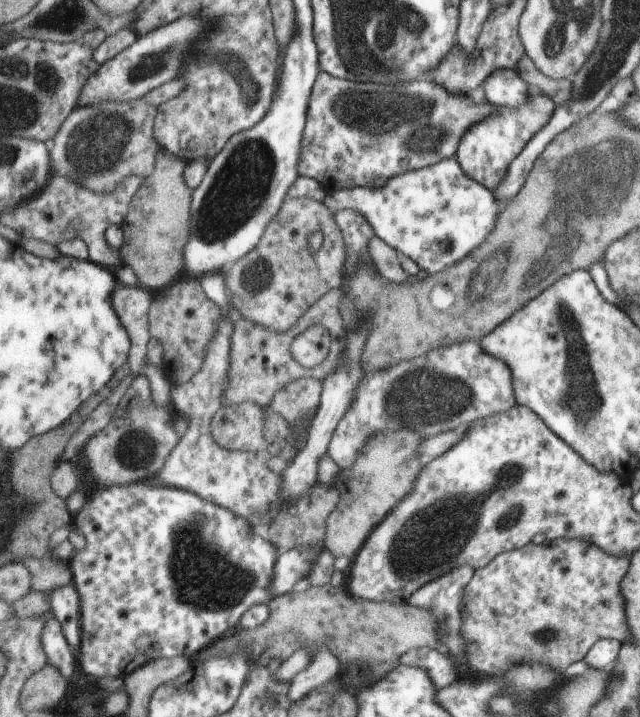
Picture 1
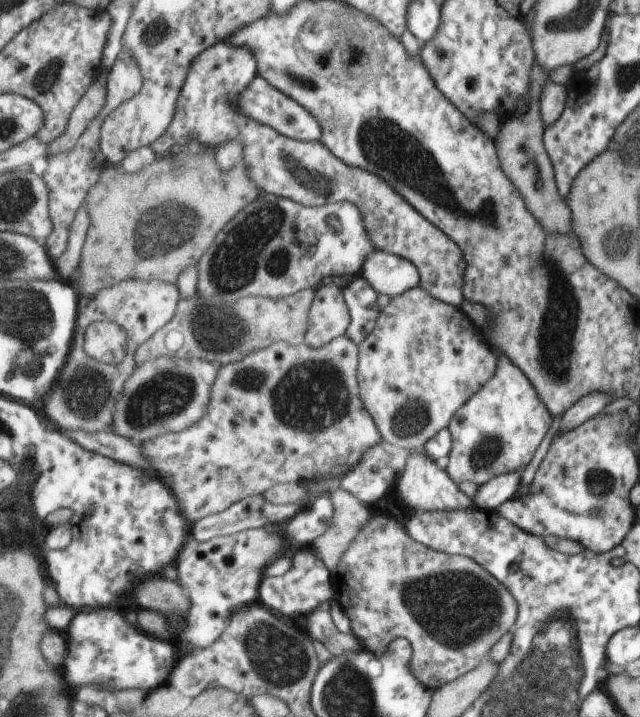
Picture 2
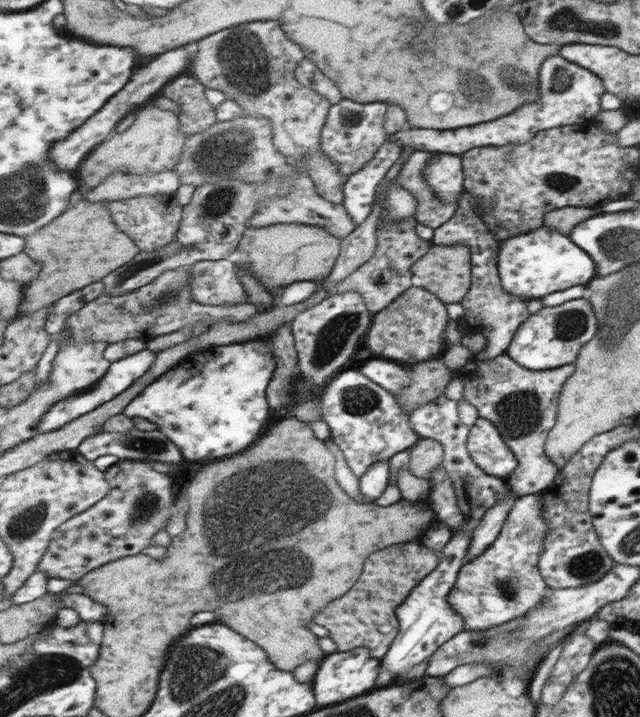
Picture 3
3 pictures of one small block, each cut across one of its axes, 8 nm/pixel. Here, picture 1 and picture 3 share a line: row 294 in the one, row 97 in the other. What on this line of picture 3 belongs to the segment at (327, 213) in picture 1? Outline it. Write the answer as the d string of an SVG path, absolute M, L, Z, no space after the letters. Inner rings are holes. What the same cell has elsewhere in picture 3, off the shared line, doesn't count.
M267 20L244 23L211 34L193 43L195 55L186 73L198 79L205 88L220 90L230 100L235 100L248 115L267 118L273 127L273 142L283 155L291 160L306 159L310 178L317 185L317 193L330 203L343 204L345 201L345 180L339 171L339 166L325 156L321 148L321 129L328 119L327 112L330 104L327 98L320 96L316 90L304 86L294 77L294 69L304 58L300 44L294 44L286 38L284 30L280 28L280 21Z

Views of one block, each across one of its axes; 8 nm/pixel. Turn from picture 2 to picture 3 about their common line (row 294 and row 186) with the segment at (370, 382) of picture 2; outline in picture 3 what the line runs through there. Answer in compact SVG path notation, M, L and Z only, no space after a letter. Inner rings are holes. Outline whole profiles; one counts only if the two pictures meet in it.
M414 151L400 167L400 172L395 177L395 182L402 188L409 190L414 199L418 200L418 208L414 219L418 223L432 229L445 225L446 221L454 218L457 213L458 203L442 203L433 188L427 183L423 170L433 153Z

